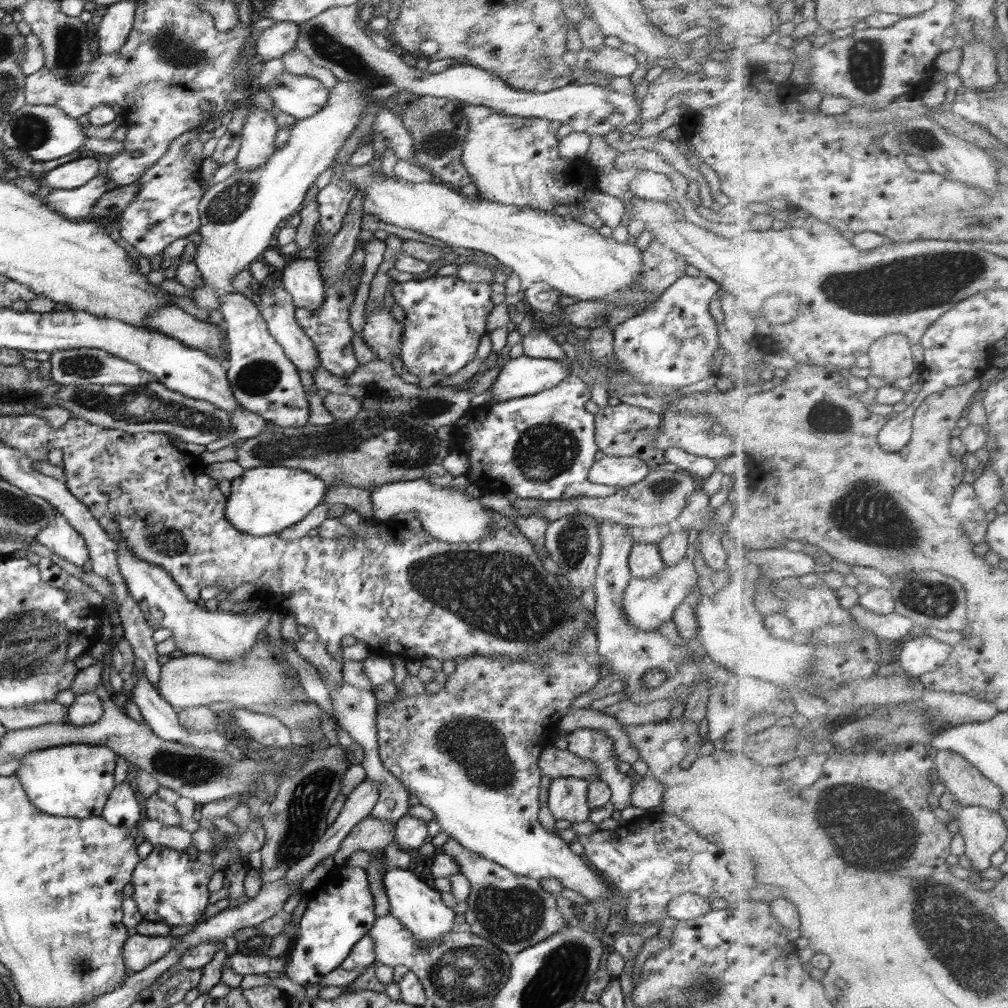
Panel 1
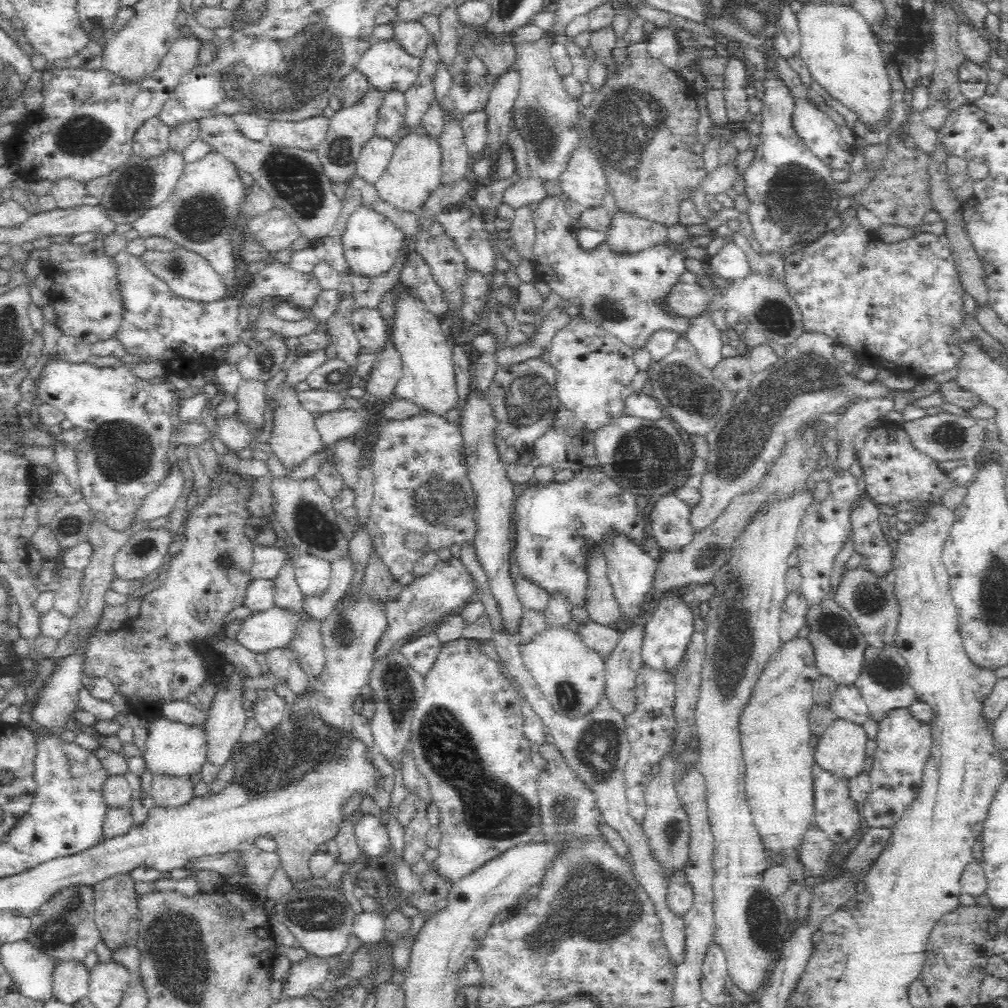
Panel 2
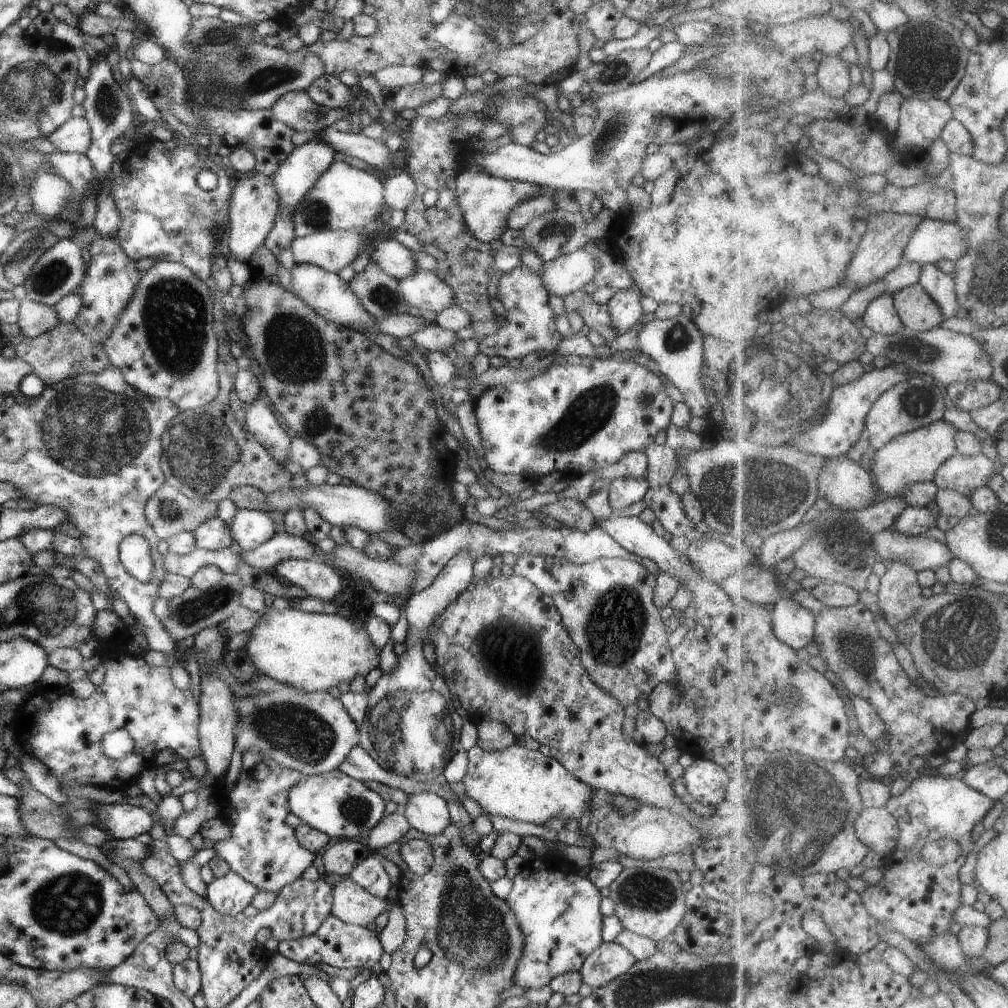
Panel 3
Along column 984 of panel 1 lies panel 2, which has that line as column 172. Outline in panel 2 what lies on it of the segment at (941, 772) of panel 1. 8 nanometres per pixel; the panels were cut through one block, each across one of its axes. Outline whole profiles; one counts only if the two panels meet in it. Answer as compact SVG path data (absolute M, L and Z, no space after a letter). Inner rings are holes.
M153 772L151 781L151 796L156 806L180 806L194 796L194 784L191 774L180 776Z

